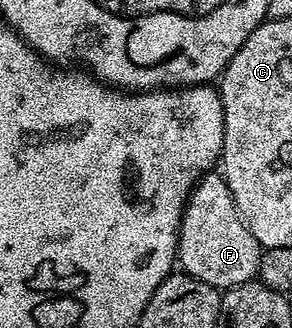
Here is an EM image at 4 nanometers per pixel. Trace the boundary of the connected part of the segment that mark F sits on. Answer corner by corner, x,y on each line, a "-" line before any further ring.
212,170
202,176
195,183
195,189
183,207
183,221
179,227
178,267
188,276
226,290
256,279
259,259
263,254
264,249
245,226
222,175

